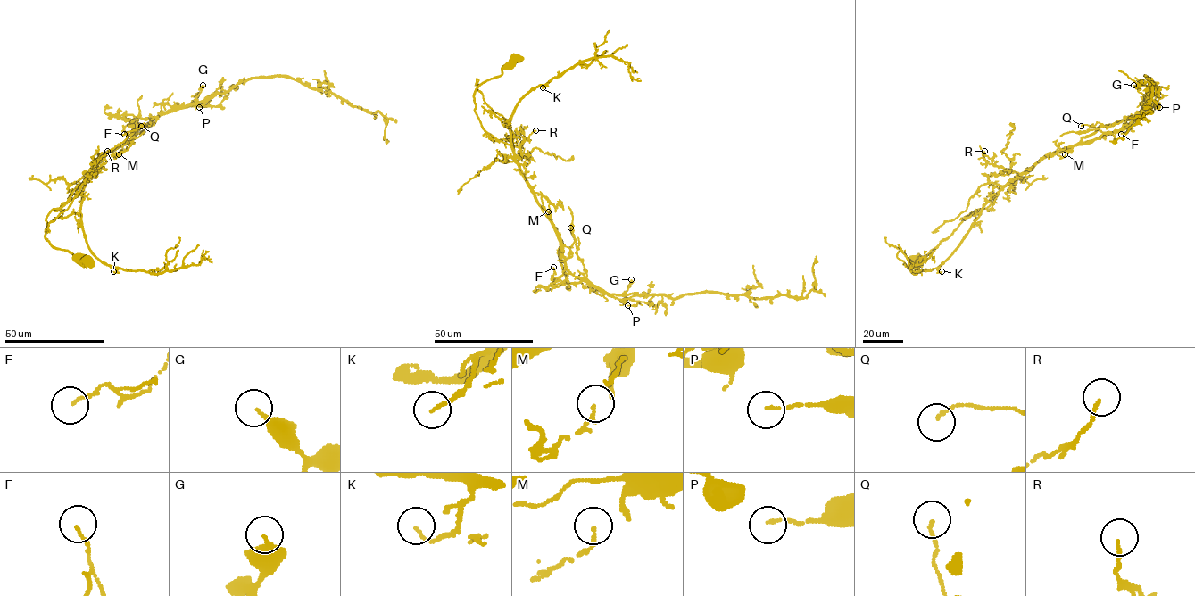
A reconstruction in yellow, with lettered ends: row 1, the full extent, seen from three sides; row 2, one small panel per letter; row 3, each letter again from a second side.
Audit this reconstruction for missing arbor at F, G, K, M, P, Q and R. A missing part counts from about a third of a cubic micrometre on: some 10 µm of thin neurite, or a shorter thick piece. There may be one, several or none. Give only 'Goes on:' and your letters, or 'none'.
Goes on: none

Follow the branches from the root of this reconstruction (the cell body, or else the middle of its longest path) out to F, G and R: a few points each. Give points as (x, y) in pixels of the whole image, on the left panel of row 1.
F: (87, 260), (53, 247), (45, 219), (81, 192), (136, 126), (129, 122), (124, 134)
G: (87, 260), (76, 261), (49, 243), (47, 215), (76, 197), (103, 156), (142, 126), (194, 104), (203, 85)
R: (87, 260), (76, 261), (70, 252), (53, 247), (45, 235), (45, 219), (81, 192), (90, 169), (107, 151)

